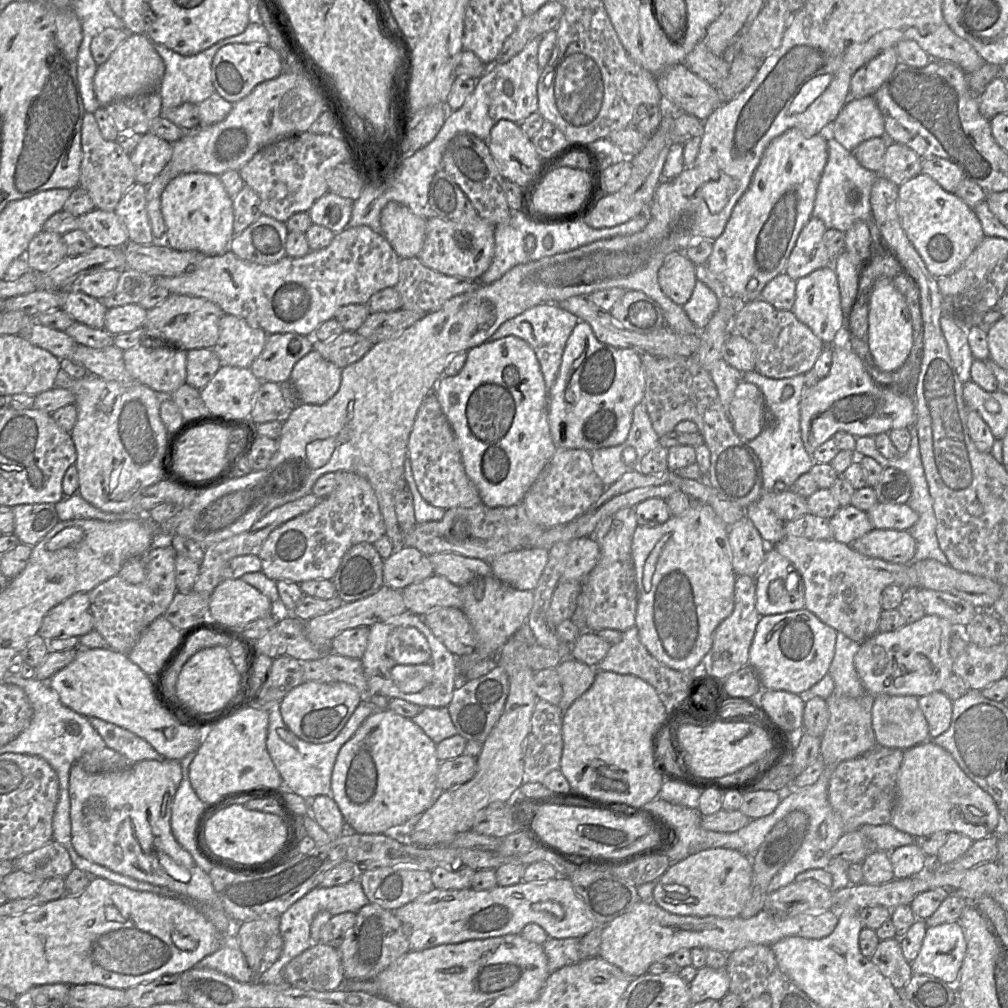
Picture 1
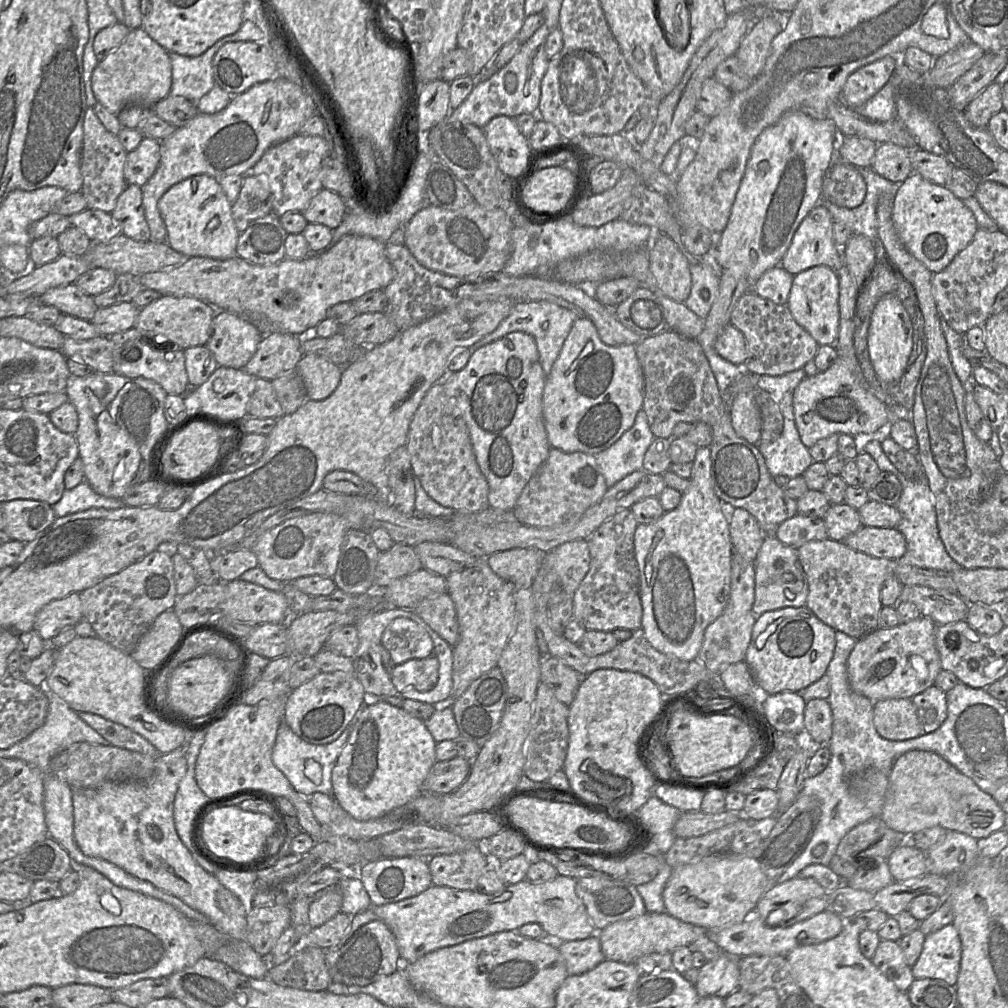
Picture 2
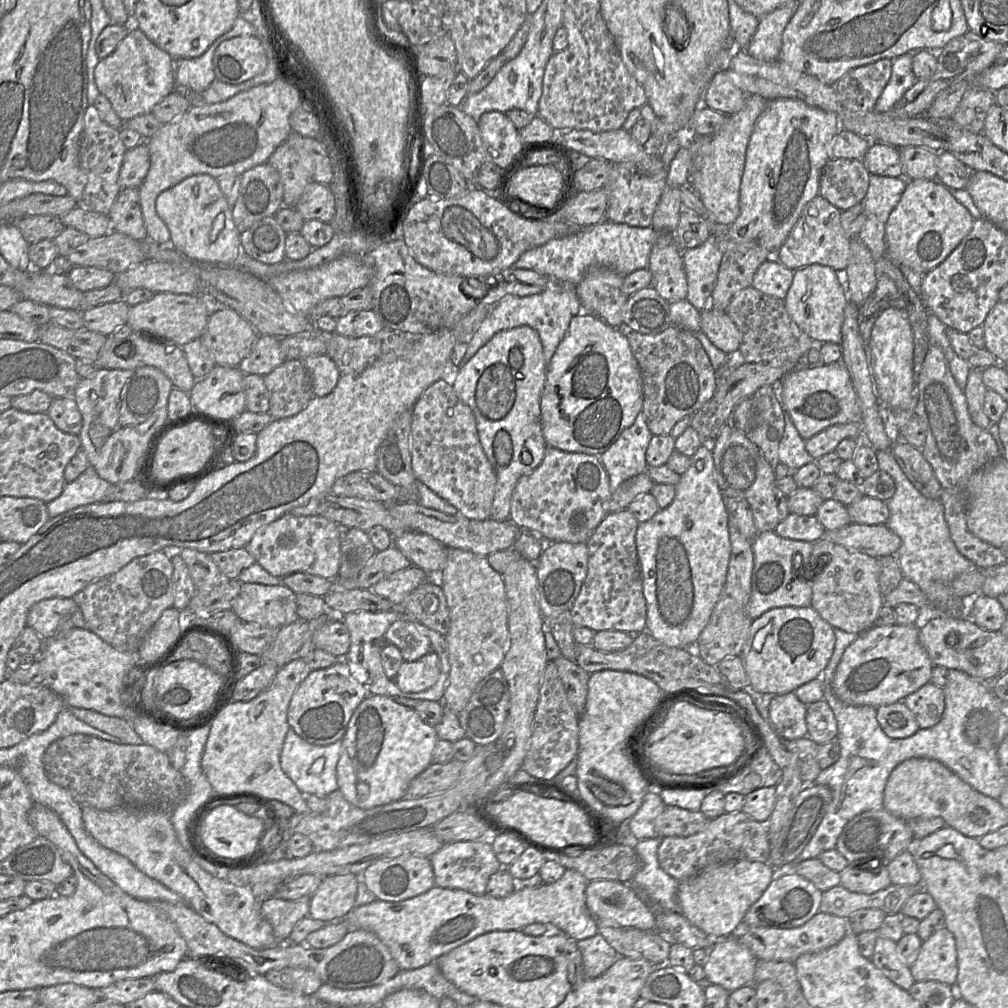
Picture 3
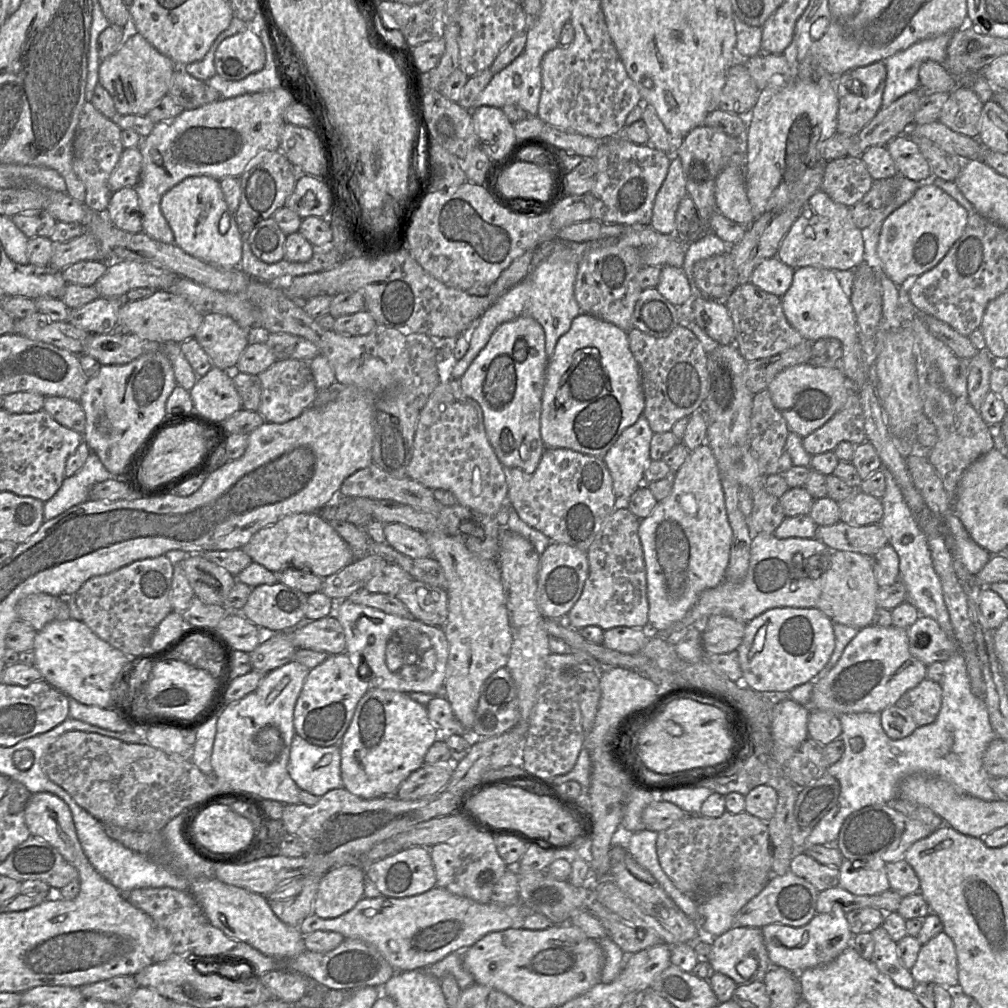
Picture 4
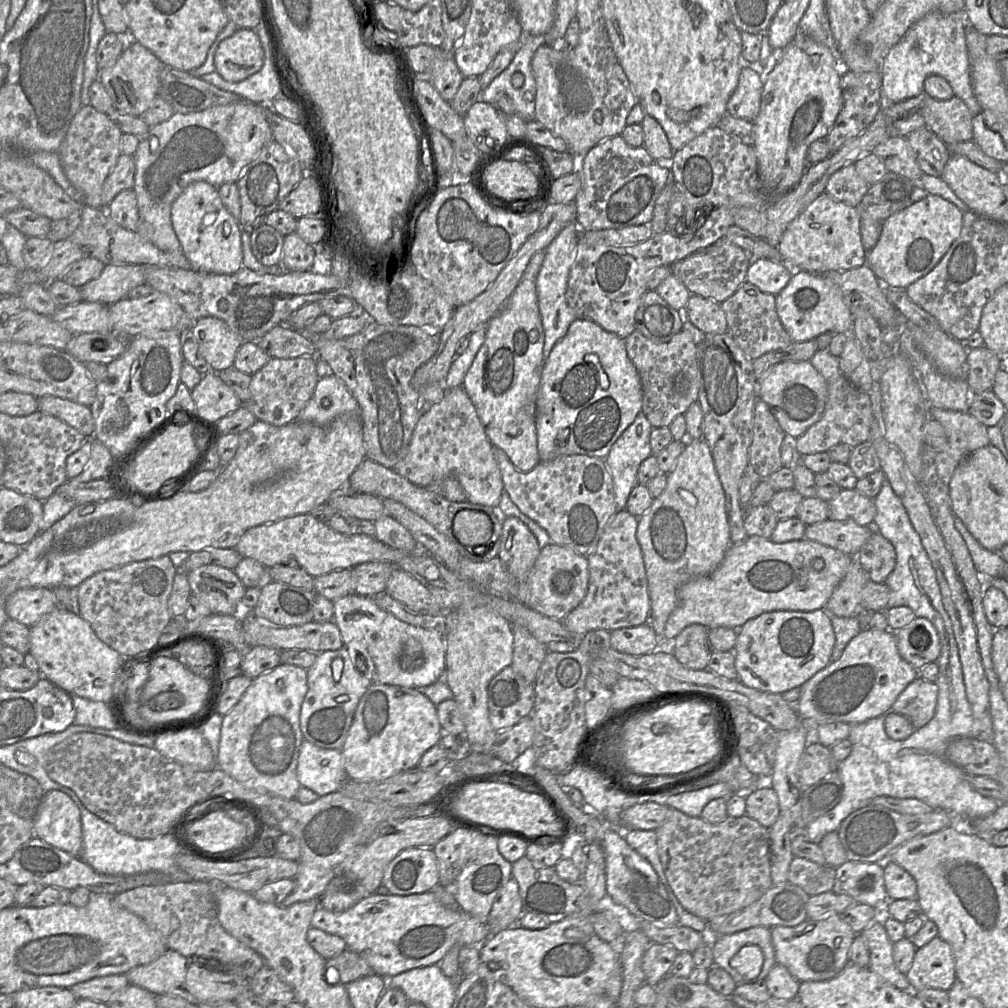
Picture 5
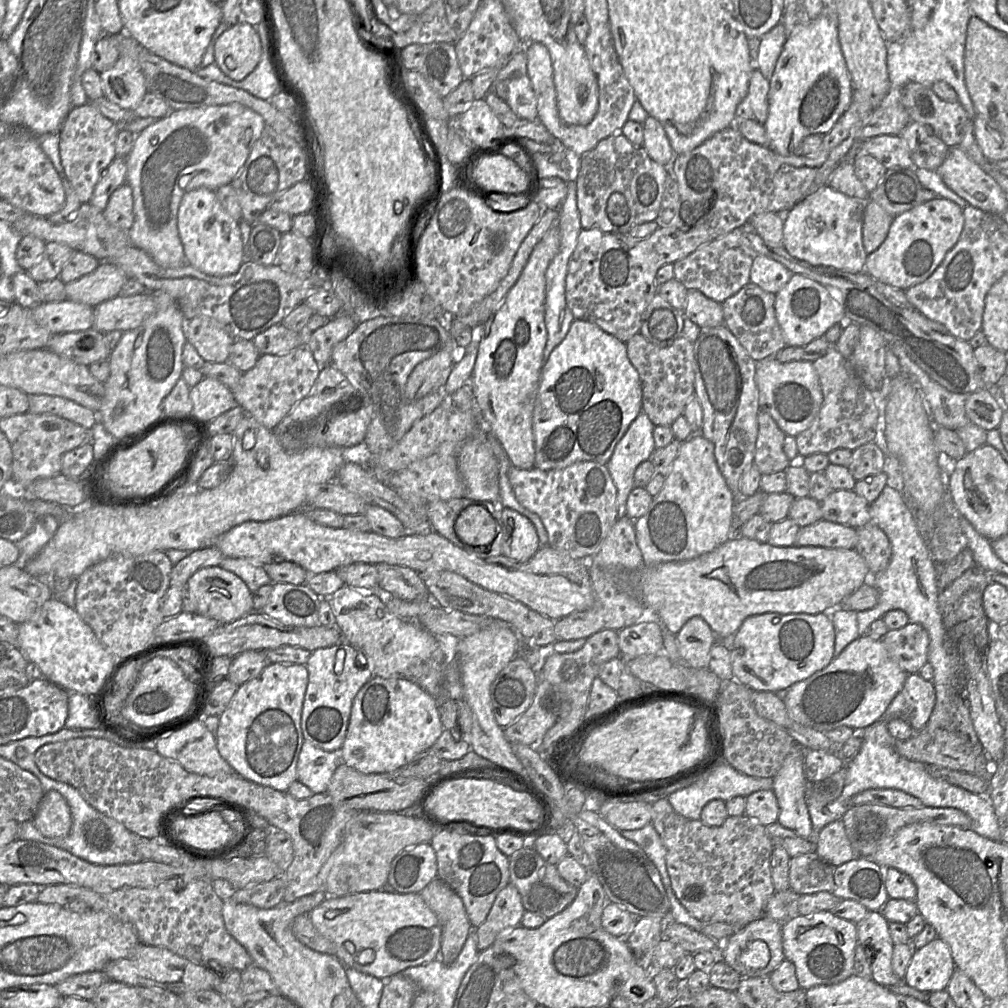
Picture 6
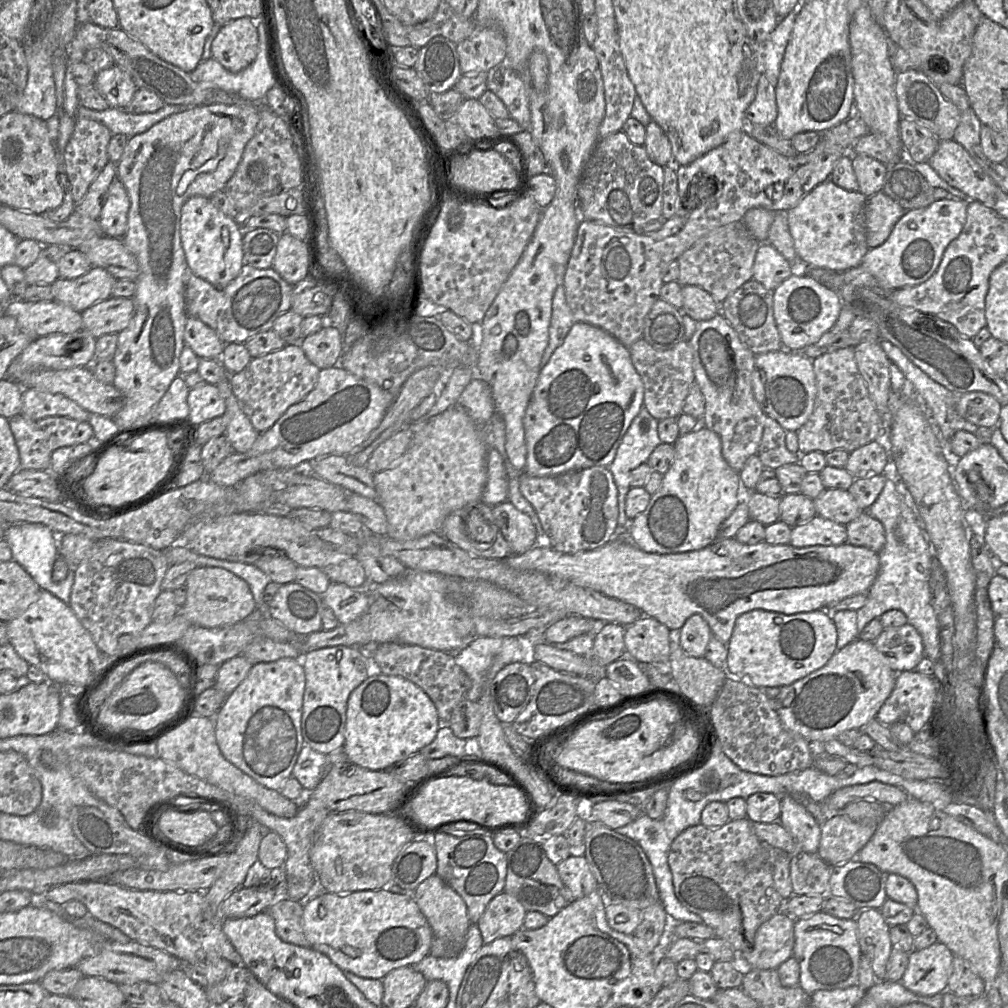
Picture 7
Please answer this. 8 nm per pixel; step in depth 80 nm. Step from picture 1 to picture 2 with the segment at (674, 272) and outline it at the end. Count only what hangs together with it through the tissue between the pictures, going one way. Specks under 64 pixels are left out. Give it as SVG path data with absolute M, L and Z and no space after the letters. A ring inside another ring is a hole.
M654 231L645 248L660 292L677 302L685 302L692 286L689 259L668 235L659 231Z

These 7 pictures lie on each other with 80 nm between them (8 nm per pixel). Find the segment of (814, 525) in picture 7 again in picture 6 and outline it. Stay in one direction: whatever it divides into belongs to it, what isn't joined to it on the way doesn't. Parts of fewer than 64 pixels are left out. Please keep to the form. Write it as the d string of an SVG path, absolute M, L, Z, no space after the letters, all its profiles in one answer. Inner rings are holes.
M821 519L800 527L794 545L855 549L857 539L855 528Z

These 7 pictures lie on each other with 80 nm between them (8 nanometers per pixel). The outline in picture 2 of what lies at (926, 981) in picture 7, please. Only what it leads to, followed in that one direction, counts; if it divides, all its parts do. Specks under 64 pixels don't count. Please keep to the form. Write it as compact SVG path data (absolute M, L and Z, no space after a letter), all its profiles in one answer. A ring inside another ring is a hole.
M952 923L926 935L921 954L911 967L913 977L943 980L955 986L960 971L961 952L960 937Z

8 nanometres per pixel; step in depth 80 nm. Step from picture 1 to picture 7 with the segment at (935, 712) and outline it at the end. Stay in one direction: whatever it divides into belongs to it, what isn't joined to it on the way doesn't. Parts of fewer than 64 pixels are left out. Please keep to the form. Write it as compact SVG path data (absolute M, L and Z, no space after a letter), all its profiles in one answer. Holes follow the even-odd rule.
M916 670L896 674L894 688L879 709L876 718L891 726L904 722L915 732L927 727L939 683Z

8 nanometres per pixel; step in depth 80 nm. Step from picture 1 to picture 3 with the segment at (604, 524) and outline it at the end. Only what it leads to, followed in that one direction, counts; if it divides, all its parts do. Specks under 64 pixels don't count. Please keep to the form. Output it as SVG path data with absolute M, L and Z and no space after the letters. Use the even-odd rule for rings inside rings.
M629 509L609 513L587 541L588 573L581 591L570 609L575 626L584 626L595 632L623 631L638 634L646 631L647 605L643 593L643 577L636 546L639 522Z

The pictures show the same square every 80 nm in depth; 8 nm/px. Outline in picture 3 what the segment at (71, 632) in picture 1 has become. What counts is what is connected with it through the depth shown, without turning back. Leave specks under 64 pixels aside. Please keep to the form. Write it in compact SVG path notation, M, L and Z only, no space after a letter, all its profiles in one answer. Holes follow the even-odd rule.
M50 598L31 607L27 615L27 626L43 640L56 637L57 629L78 609L73 598Z

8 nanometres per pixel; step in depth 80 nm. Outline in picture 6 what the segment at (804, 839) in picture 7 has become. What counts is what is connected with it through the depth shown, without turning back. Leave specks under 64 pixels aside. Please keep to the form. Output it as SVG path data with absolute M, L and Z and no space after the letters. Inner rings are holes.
M796 745L773 777L773 791L780 813L778 822L805 839L814 839L805 801L807 780L804 773L805 749Z

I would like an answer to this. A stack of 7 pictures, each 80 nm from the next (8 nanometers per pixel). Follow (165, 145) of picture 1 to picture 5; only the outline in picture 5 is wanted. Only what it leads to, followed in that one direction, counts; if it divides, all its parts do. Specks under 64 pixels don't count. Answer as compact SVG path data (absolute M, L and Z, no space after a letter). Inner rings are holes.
M121 153L102 188L104 209L122 190L133 188L135 162L133 155Z

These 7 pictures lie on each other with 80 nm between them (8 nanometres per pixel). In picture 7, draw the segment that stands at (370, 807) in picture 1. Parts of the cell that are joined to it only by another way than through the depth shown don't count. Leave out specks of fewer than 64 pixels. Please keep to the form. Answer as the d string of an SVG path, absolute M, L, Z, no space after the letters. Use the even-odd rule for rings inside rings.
M380 673L368 677L348 698L342 750L349 762L383 771L432 743L440 726L433 701L420 687L402 677Z

